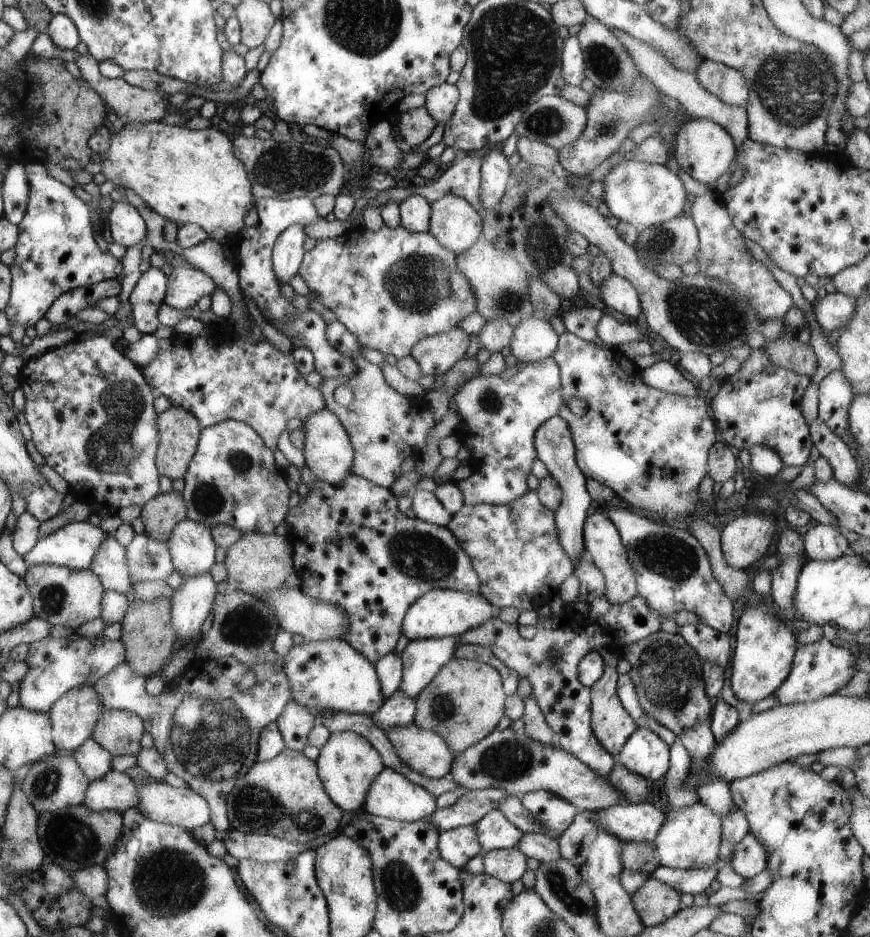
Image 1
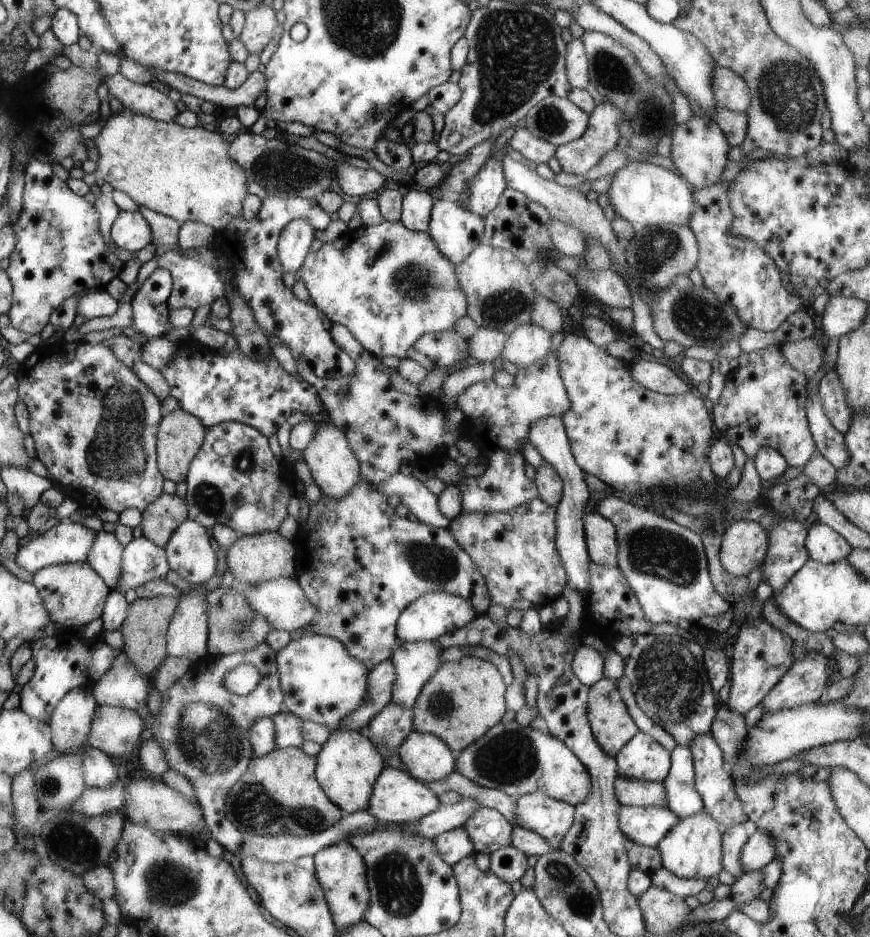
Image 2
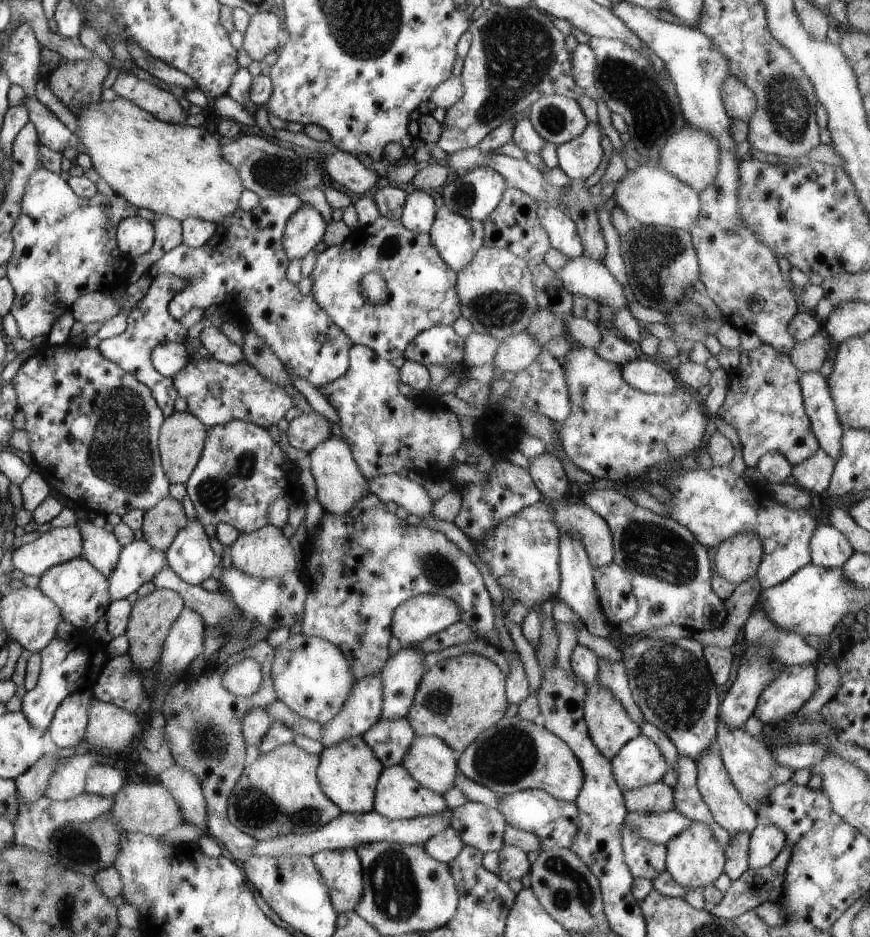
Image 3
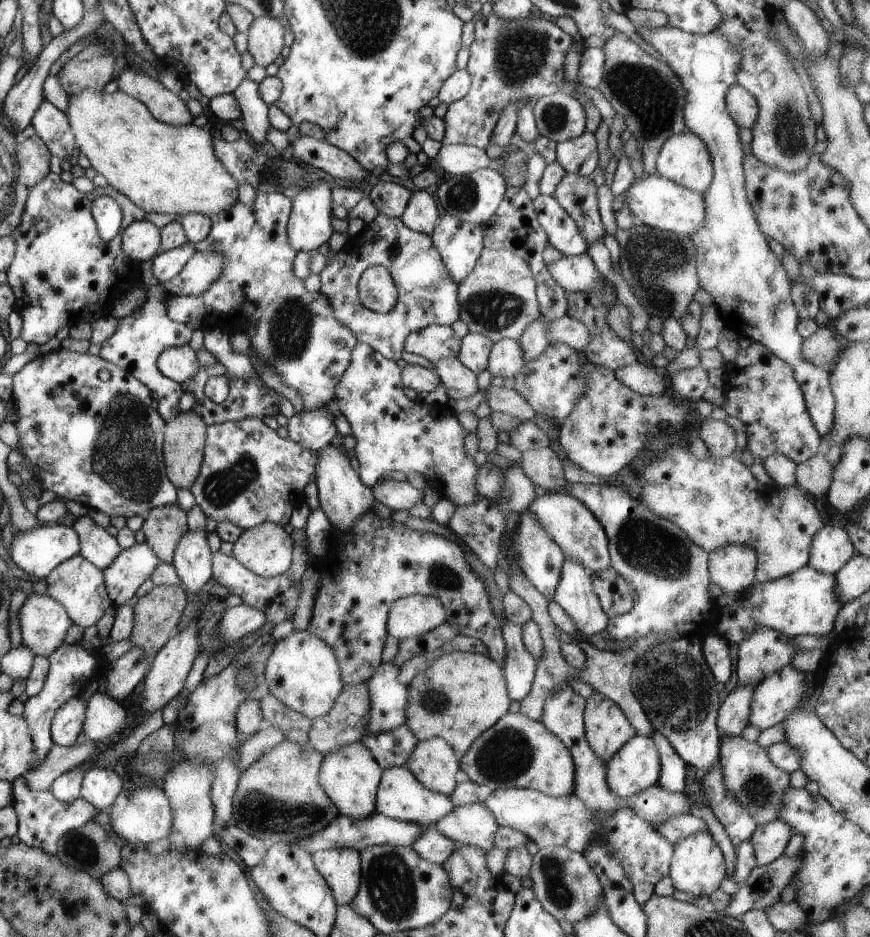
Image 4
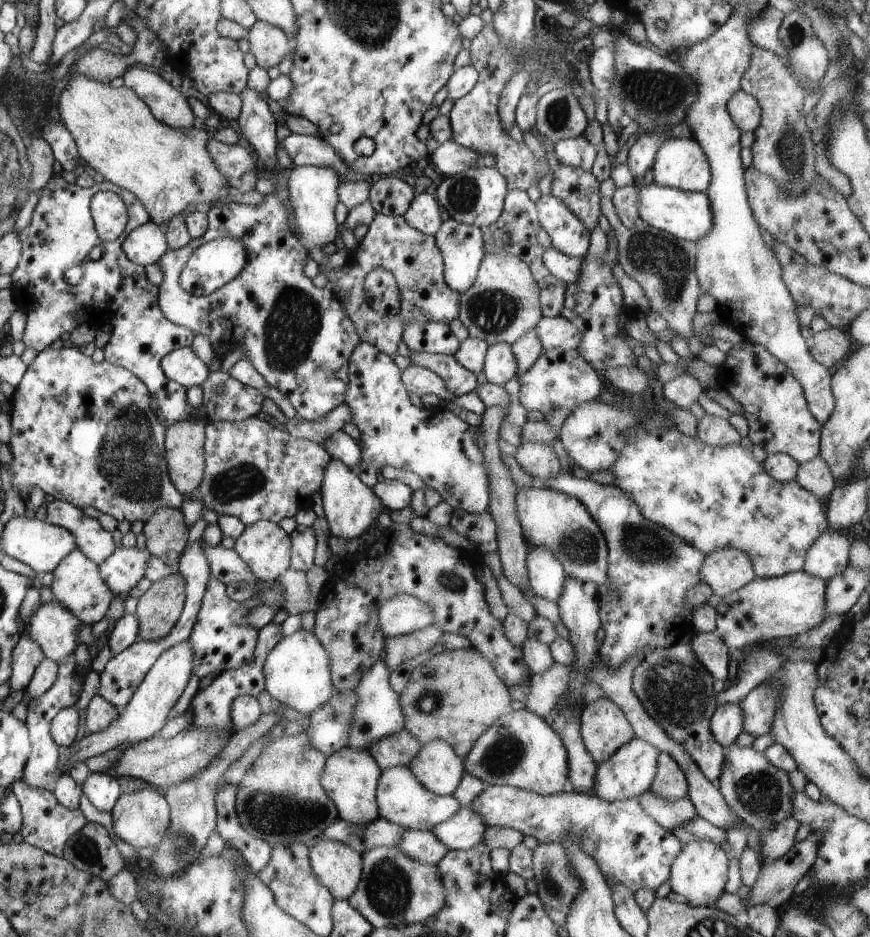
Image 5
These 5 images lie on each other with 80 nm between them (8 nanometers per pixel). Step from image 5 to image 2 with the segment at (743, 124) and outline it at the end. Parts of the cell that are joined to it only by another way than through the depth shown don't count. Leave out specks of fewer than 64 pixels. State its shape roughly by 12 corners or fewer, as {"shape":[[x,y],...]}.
{"shape":[[718,65],[711,87],[720,107],[747,112],[752,97],[737,72]]}

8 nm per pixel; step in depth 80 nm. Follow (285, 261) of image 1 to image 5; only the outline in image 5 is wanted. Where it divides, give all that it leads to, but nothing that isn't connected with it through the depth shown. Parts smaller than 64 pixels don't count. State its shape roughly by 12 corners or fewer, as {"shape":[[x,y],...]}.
{"shape":[[295,165],[286,185],[307,251],[339,236],[339,174]]}

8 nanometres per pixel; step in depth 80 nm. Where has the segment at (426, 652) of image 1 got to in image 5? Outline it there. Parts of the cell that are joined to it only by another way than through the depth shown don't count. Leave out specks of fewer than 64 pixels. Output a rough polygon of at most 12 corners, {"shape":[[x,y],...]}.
{"shape":[[392,666],[360,679],[348,747],[366,749],[405,728]]}

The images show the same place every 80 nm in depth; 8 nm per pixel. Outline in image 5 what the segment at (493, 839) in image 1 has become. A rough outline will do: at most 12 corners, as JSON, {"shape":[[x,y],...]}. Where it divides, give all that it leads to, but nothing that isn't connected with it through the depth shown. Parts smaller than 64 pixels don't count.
{"shape":[[460,807],[433,831],[449,850],[483,844],[487,826]]}

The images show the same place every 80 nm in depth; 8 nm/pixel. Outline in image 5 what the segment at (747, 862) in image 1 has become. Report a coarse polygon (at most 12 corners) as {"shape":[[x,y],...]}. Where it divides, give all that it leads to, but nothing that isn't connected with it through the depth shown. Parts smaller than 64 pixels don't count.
{"shape":[[792,815],[761,834],[761,854],[784,856],[801,824]]}

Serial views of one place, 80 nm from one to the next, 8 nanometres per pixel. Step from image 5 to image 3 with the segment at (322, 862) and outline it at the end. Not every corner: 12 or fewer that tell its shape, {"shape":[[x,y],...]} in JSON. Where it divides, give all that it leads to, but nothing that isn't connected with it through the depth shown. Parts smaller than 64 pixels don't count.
{"shape":[[357,850],[311,857],[337,914],[355,913],[364,892]]}

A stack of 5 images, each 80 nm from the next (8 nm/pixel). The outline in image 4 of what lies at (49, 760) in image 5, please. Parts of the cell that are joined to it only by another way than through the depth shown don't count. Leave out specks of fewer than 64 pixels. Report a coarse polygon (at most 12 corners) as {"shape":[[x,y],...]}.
{"shape":[[81,643],[48,657],[43,689],[24,703],[37,748],[33,768],[54,744],[55,712],[98,675],[100,655]]}

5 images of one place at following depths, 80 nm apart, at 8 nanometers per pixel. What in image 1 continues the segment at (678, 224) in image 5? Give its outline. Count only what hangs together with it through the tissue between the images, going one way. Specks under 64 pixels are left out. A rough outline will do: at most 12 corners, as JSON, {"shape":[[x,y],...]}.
{"shape":[[625,160],[602,181],[609,213],[641,233],[690,213],[680,176]]}

